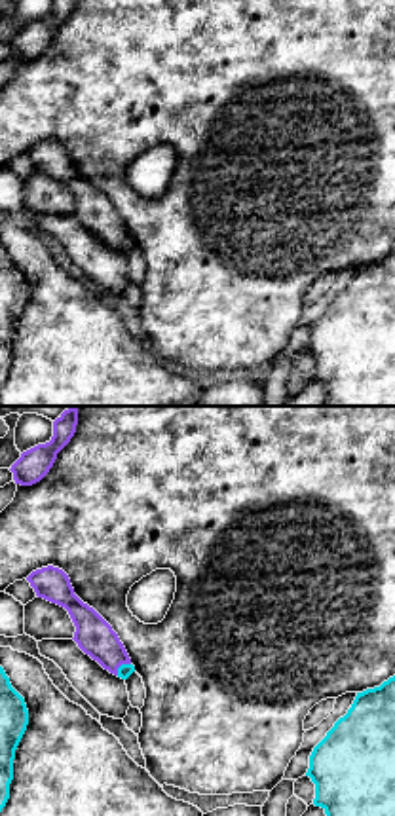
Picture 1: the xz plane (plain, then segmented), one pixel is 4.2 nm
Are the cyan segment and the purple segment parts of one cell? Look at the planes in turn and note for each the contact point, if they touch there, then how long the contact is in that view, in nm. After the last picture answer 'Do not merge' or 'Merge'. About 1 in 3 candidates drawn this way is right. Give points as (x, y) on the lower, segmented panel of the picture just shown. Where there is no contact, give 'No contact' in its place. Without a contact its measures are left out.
Touches cyan at (120, 667). Shared border 80 nm

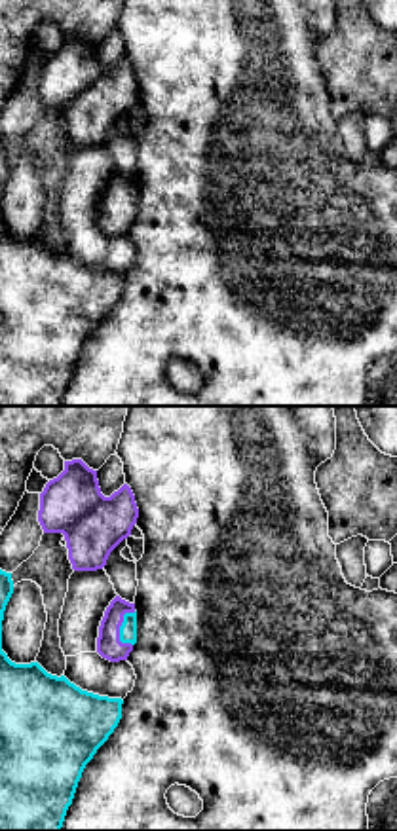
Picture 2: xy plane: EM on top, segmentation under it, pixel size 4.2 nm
Touches cyan at (122, 625). Shared border 160 nm

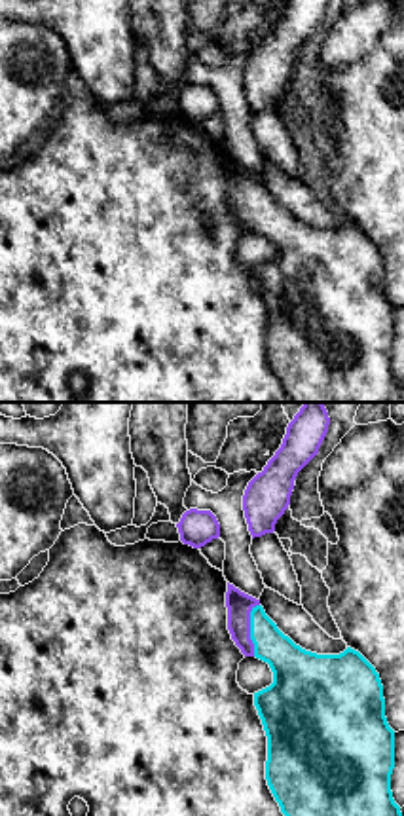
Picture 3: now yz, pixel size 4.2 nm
Touches cyan at (251, 630). Shared border 220 nm

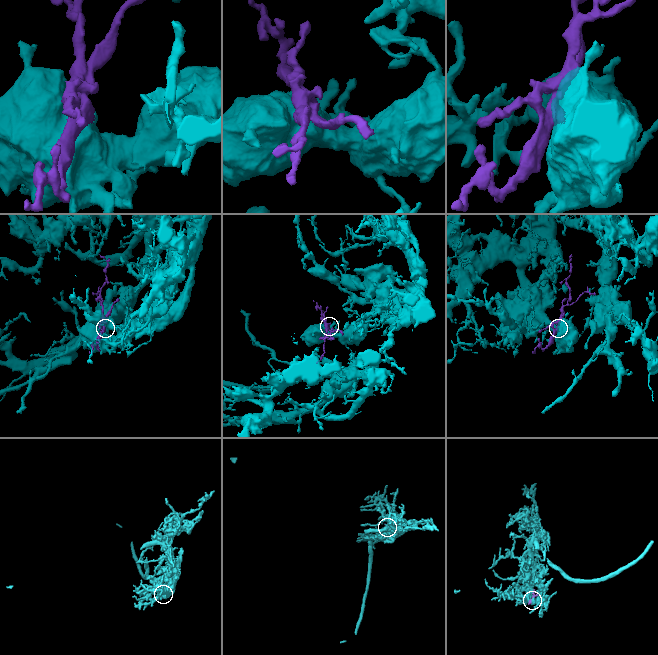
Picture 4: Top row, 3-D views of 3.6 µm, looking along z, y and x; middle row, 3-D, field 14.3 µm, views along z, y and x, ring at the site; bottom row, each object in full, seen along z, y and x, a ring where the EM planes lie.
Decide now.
Merge

